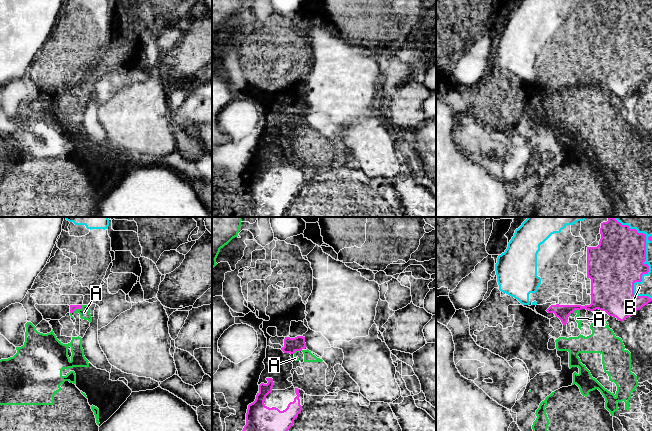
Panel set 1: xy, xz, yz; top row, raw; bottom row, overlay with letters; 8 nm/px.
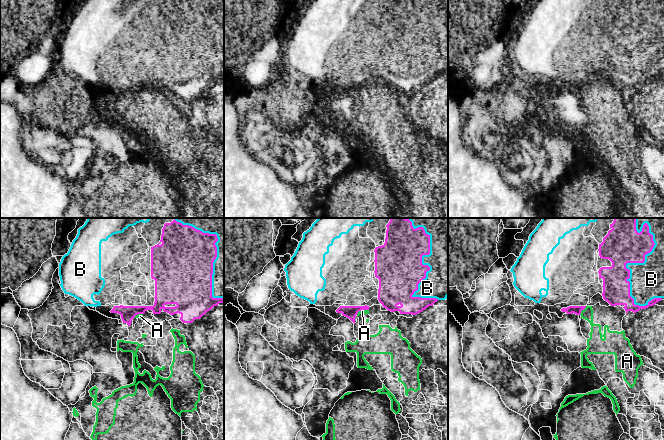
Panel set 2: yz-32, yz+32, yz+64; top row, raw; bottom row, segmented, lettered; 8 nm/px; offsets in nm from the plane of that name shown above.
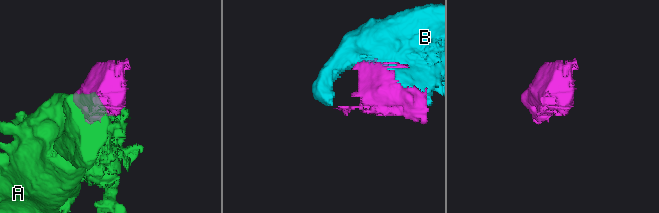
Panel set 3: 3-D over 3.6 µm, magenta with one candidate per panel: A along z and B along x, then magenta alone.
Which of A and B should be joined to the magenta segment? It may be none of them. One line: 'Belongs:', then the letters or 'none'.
Belongs: B

